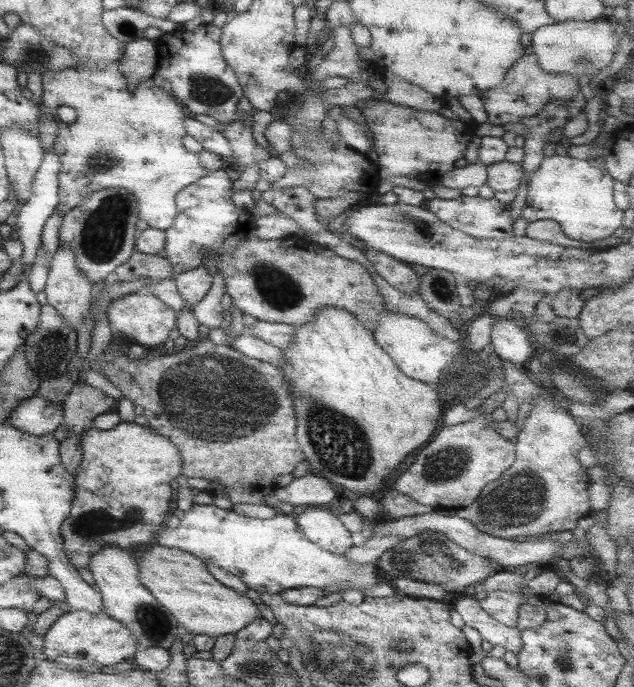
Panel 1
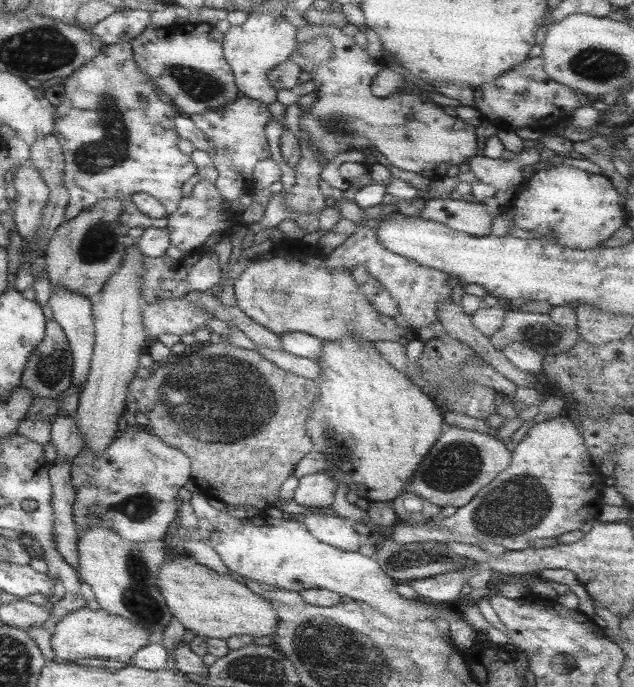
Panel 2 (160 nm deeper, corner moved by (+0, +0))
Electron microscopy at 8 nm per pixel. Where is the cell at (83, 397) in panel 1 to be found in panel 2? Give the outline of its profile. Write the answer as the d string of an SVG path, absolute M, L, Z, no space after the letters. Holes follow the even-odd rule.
M56 414L50 424L51 446L55 448L56 458L71 460L84 446L80 430L75 426L74 414Z

